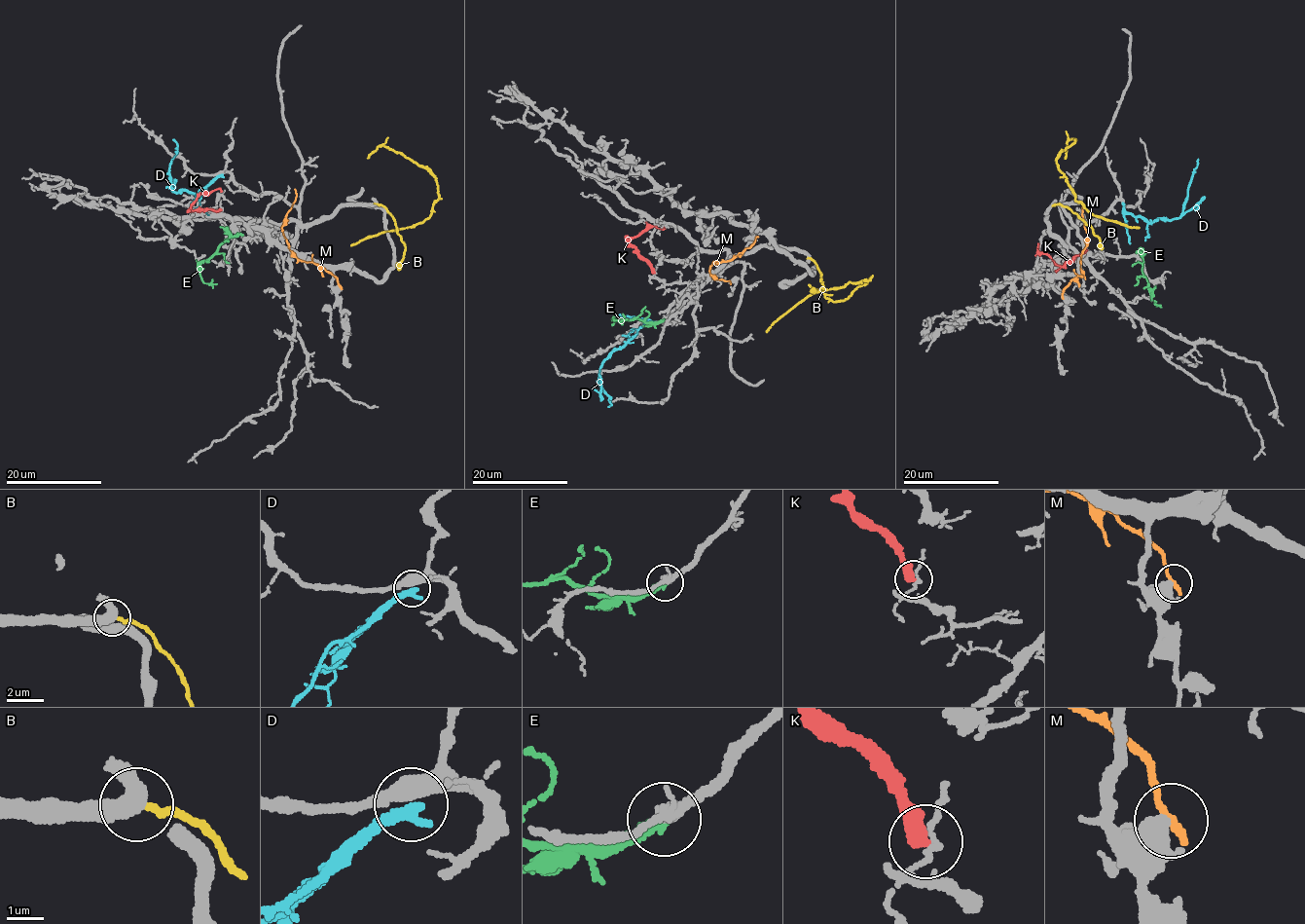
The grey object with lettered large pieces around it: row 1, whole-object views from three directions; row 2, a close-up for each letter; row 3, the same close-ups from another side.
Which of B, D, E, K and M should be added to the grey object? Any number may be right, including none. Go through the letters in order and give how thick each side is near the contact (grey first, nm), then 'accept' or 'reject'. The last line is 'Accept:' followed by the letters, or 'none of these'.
B: calibres 440 and 220 nm; reject
D: calibres 420 and 340 nm; reject
E: calibres 440 and 320 nm; accept
K: calibres 120 and 480 nm; reject
M: calibres 480 and 240 nm; reject
Accept: E

